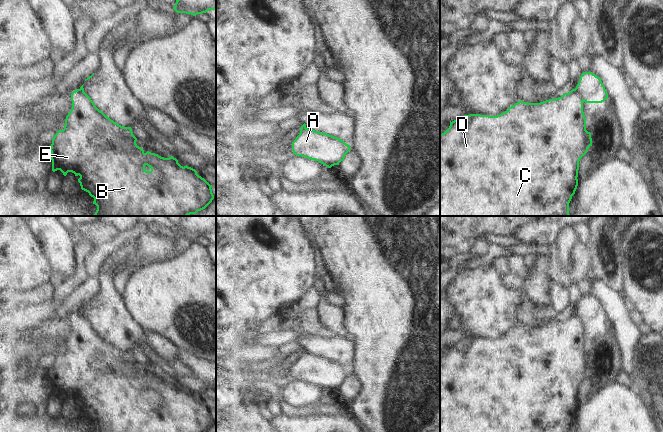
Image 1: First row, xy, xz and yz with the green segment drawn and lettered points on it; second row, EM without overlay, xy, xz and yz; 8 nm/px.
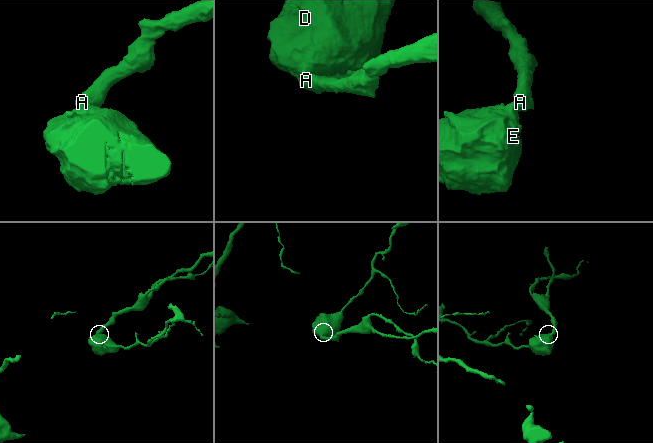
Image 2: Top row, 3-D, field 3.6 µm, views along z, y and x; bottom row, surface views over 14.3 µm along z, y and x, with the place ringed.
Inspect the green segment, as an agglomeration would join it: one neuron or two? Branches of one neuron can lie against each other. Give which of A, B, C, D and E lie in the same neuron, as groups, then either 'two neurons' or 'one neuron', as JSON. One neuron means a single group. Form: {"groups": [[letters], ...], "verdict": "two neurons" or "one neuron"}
{"groups": [["A"], ["B", "C", "D", "E"]], "verdict": "two neurons"}

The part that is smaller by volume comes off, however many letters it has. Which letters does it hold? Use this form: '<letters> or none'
A

